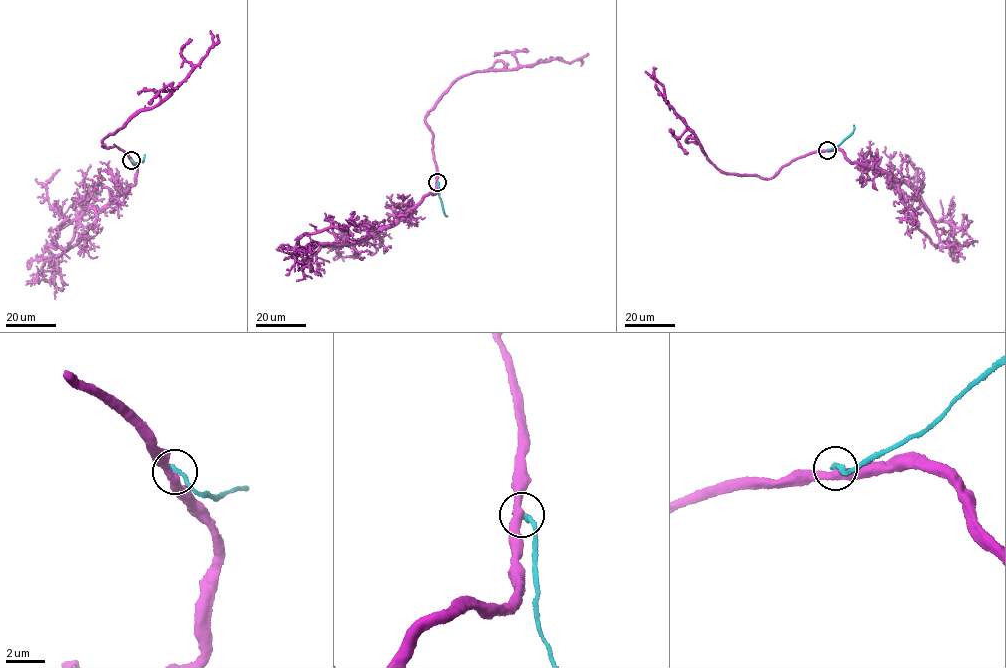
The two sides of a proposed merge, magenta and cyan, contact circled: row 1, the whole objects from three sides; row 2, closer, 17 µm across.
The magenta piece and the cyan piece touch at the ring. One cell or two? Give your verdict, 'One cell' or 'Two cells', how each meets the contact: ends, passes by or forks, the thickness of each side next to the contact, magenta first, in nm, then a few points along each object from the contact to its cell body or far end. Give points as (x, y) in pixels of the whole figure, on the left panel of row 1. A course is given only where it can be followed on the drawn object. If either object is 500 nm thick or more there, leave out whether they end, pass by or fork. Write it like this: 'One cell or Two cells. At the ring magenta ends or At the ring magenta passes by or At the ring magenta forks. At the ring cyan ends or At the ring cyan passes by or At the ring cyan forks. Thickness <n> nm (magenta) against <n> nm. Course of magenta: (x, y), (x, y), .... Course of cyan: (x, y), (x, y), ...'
Two cells. At the ring magenta passes by. At the ring cyan ends. Thickness 440 nm (magenta) against 320 nm. Course of magenta: (132, 160), (113, 144), (101, 145), (103, 139), (134, 114), (171, 95), (208, 53), (211, 31). Course of cyan: (132, 160), (141, 162), (144, 154)

